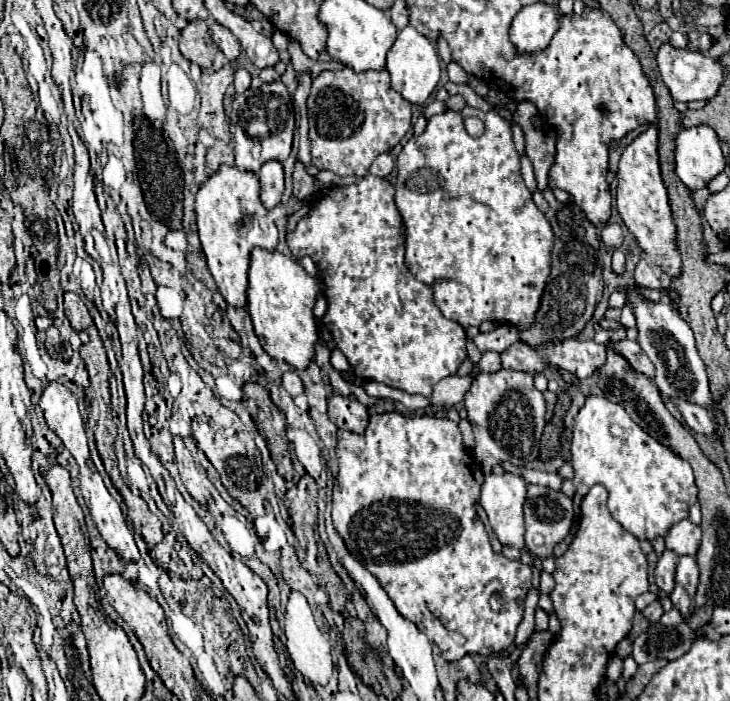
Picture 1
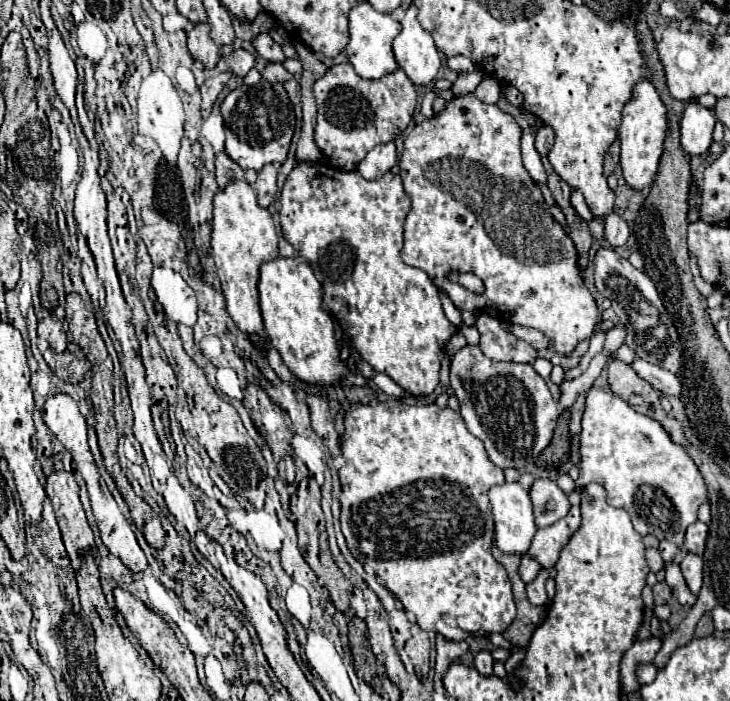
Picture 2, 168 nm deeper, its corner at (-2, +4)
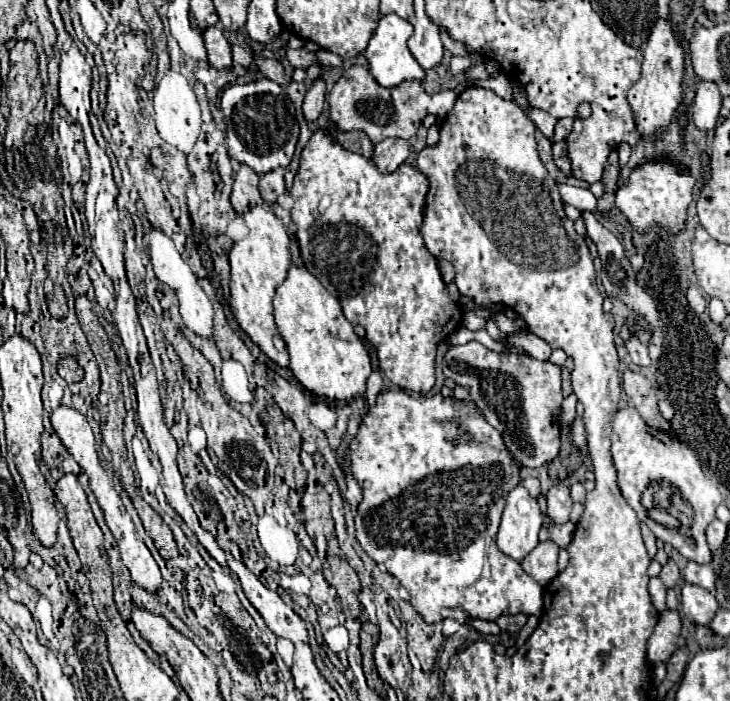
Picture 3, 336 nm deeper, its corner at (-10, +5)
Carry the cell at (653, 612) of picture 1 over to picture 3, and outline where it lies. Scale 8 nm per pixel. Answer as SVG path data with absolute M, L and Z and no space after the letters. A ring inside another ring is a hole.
M668 557L668 563L666 565L662 565L662 571L660 571L660 579L662 579L662 583L670 589L670 587L674 587L676 585L676 581L680 579L680 569L678 569L678 565Z

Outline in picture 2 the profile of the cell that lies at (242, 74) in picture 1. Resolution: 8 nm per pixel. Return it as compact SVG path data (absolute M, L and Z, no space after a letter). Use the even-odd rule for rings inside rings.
M234 50L228 64L238 78L244 78L254 68L254 56L248 50Z

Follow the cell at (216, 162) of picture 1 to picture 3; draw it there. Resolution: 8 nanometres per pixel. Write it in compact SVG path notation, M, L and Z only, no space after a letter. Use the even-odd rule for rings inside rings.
M240 165L240 171L234 175L234 187L232 187L232 207L238 215L246 213L252 205L262 205L262 197L258 193L258 181L260 177L246 165Z

